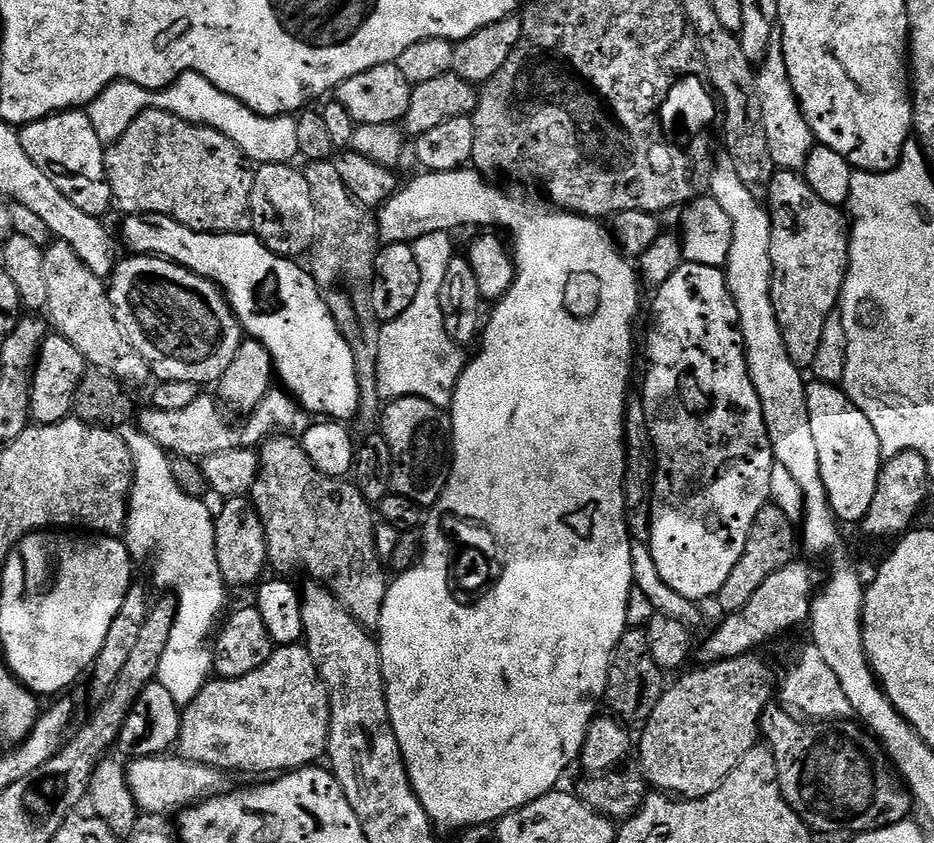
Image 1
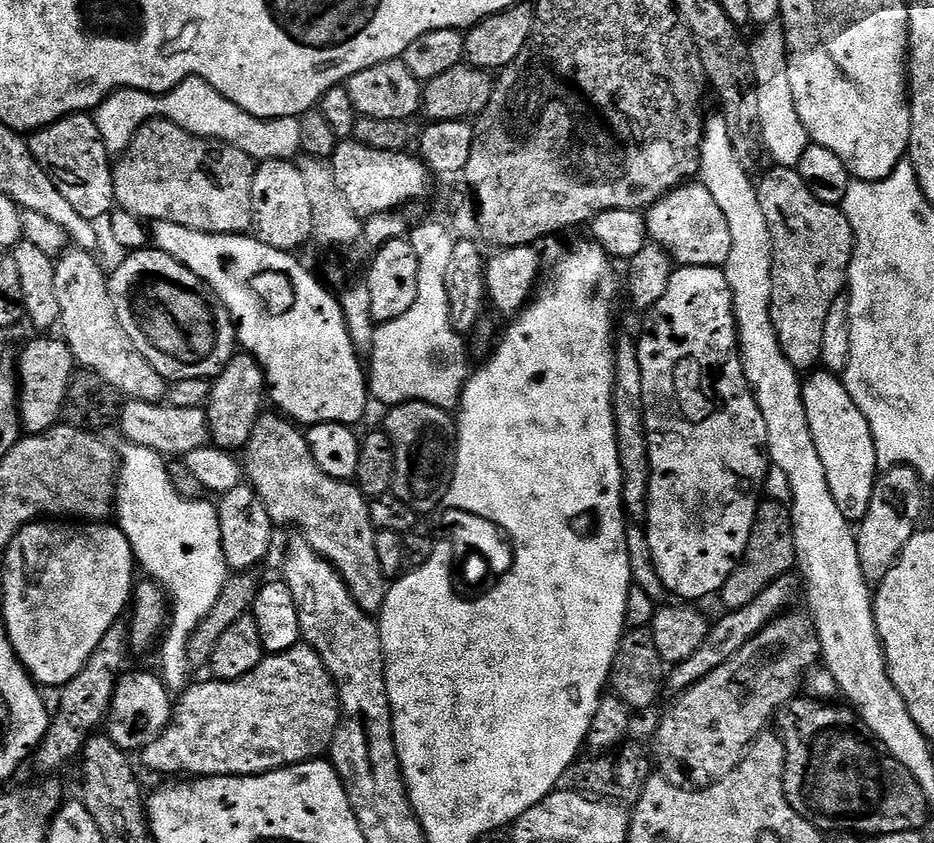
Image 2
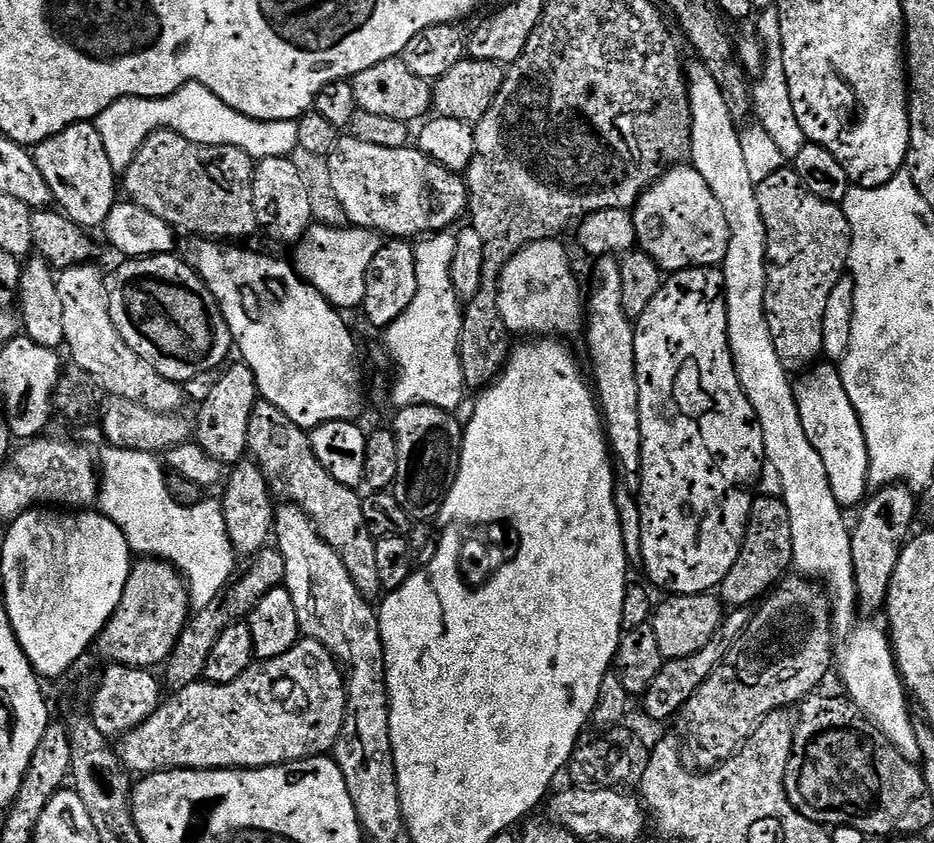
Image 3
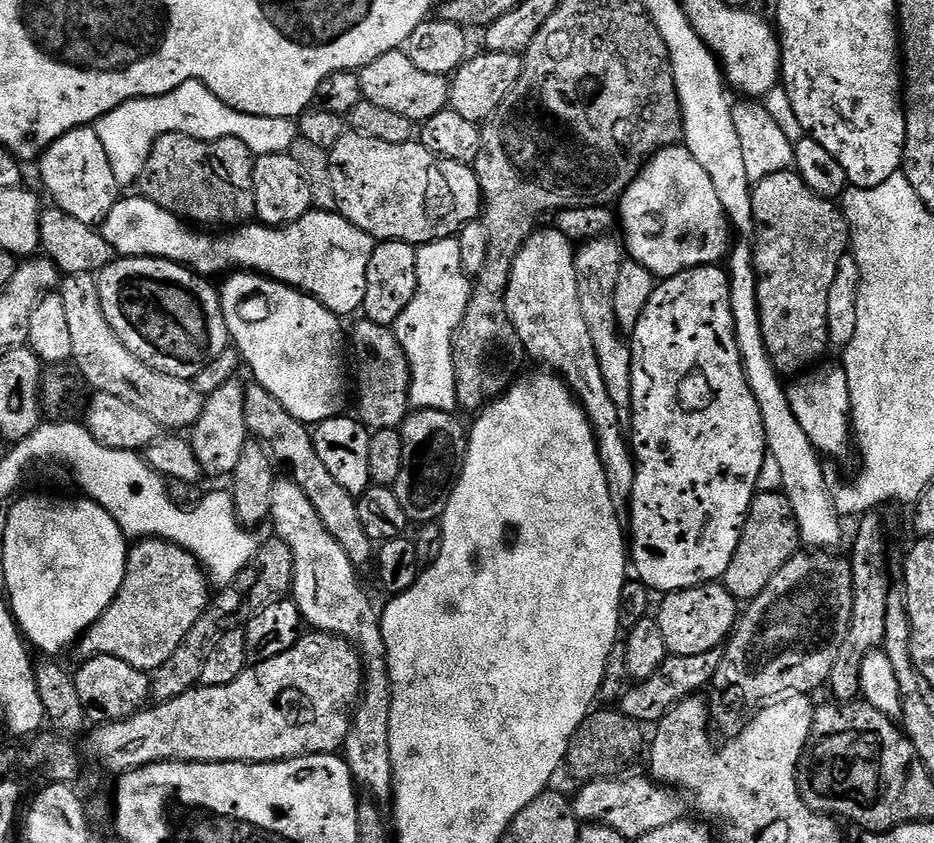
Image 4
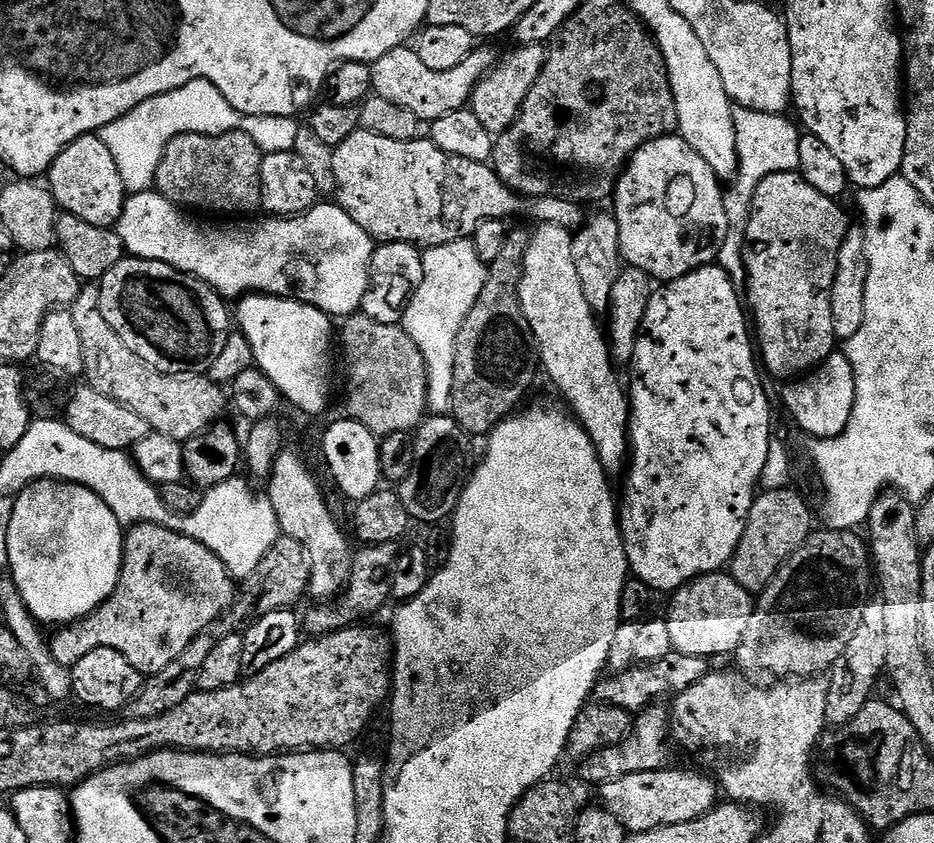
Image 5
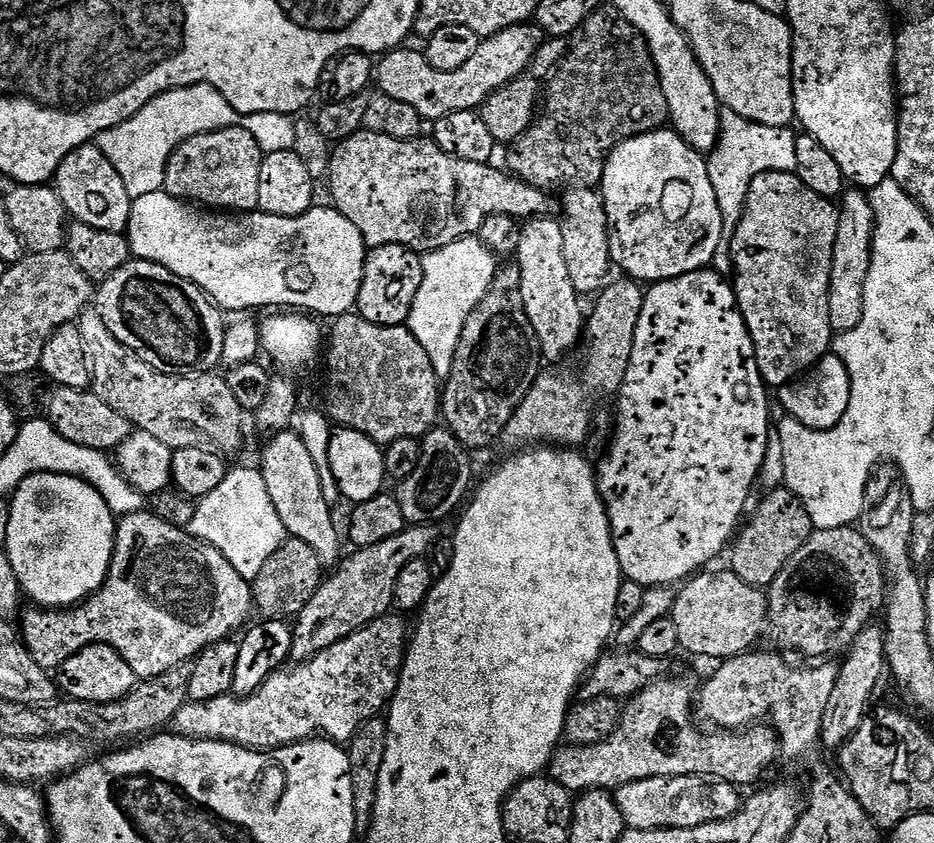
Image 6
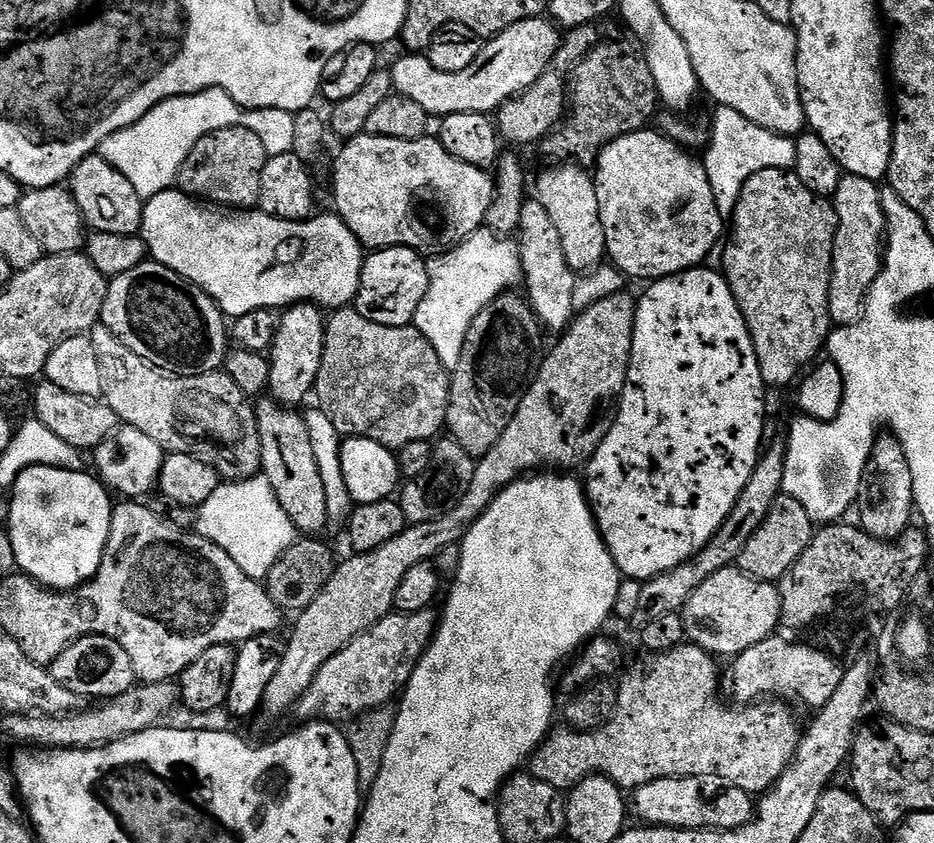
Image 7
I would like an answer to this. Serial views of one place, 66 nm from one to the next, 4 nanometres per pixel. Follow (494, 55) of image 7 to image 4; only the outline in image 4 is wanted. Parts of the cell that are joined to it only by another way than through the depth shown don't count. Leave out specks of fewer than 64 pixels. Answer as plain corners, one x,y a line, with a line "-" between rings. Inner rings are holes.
397,50
382,54
374,58
374,62
370,62
365,68
359,69
359,74
365,100
374,102
374,106
391,110
394,114
402,114
402,118
423,122
449,107
449,77
426,74
426,70
418,70
418,66
410,62
407,51

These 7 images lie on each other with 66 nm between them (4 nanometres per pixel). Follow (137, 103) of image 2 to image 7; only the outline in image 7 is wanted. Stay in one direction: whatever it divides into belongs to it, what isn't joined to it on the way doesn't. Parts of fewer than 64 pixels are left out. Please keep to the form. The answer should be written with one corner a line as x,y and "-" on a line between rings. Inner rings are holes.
207,88
189,96
175,96
158,106
154,106
138,122
129,128
110,134
98,149
98,154
142,198
149,198
171,189
177,183
182,162
198,146
206,134
214,134
214,130
227,128
249,128
262,138
262,146
266,146
269,156
286,154
294,146
294,115
286,110
270,110
269,108
241,108
226,90

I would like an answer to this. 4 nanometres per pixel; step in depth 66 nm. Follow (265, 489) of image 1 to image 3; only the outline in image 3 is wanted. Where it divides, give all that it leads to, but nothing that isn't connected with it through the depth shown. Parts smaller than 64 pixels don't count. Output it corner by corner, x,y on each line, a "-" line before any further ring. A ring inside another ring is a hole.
260,398
250,414
248,452
267,478
273,497
298,505
320,531
321,538
342,558
346,570
350,570
350,578
356,580
360,593
369,598
379,597
382,581
378,578
374,555
377,537
372,535
370,526
366,526
361,493
350,486
342,486
338,478
330,478
326,466
322,466
314,454
311,435
290,422
290,418
286,418
278,406

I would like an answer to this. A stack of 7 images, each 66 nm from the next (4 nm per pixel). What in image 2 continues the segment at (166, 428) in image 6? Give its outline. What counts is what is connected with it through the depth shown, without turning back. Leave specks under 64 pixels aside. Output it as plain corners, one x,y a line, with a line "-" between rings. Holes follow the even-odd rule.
73,247
55,261
54,294
58,294
60,311
59,331
62,339
70,346
72,357
81,369
97,372
103,380
110,382
121,397
141,400
151,404
161,403
167,397
169,385
164,376
138,354
130,342
126,330
114,314
114,302
108,289
109,273
104,272
97,257
91,252

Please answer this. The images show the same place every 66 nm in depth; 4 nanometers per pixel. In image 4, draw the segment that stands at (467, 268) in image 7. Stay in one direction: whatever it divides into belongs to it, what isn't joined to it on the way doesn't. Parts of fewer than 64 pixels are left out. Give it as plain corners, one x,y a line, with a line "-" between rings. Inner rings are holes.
459,239
435,240
416,248
418,286
410,306
396,319
394,331
412,367
411,407
455,413
456,371
451,360
452,342
472,301
469,273
460,261

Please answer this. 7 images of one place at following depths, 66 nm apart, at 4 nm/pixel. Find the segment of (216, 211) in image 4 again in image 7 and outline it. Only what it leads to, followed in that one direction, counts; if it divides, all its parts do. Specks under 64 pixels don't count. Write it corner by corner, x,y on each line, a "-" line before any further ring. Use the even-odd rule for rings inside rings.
249,128
214,130
214,134
206,134
206,138
202,138
198,146
190,150
186,162
182,162
178,188
186,195
209,205
219,205
228,209
255,209
258,205
258,190
262,183
262,166
266,166
268,157
266,146
262,146
262,138
258,138
254,130

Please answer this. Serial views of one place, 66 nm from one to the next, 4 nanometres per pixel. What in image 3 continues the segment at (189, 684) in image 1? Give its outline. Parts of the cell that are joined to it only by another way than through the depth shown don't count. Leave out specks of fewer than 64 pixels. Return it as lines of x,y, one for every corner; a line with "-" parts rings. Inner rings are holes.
104,446
98,452
98,475
100,477
99,511
103,512
124,532
128,547
140,558
161,558
173,564
180,575
188,581
188,597
193,609
199,610
210,606
214,598
228,587
237,571
238,553
233,545
232,536
228,532
228,523
224,517
224,509
212,498
205,499
198,506
182,506
170,498
168,478
165,469
155,455
138,450
122,450

